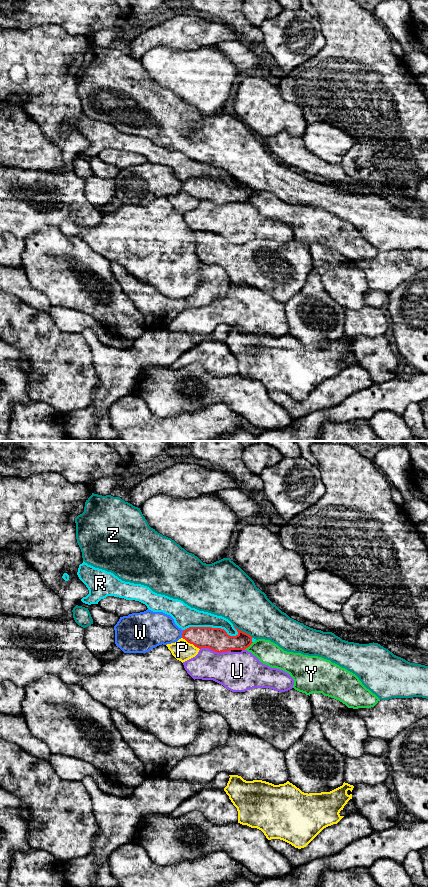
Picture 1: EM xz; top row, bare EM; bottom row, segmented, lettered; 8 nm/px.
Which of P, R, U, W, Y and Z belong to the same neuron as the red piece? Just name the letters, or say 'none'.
none

